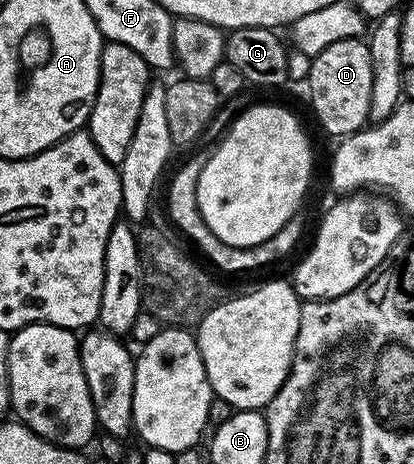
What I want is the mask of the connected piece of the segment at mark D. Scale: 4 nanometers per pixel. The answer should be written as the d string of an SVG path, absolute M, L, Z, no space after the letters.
M354 37L341 39L341 43L333 43L325 47L321 55L311 58L311 70L305 80L306 87L311 88L311 105L315 108L315 117L319 125L335 139L350 137L359 132L369 121L369 99L373 95L373 63L371 62L371 46L366 40Z

